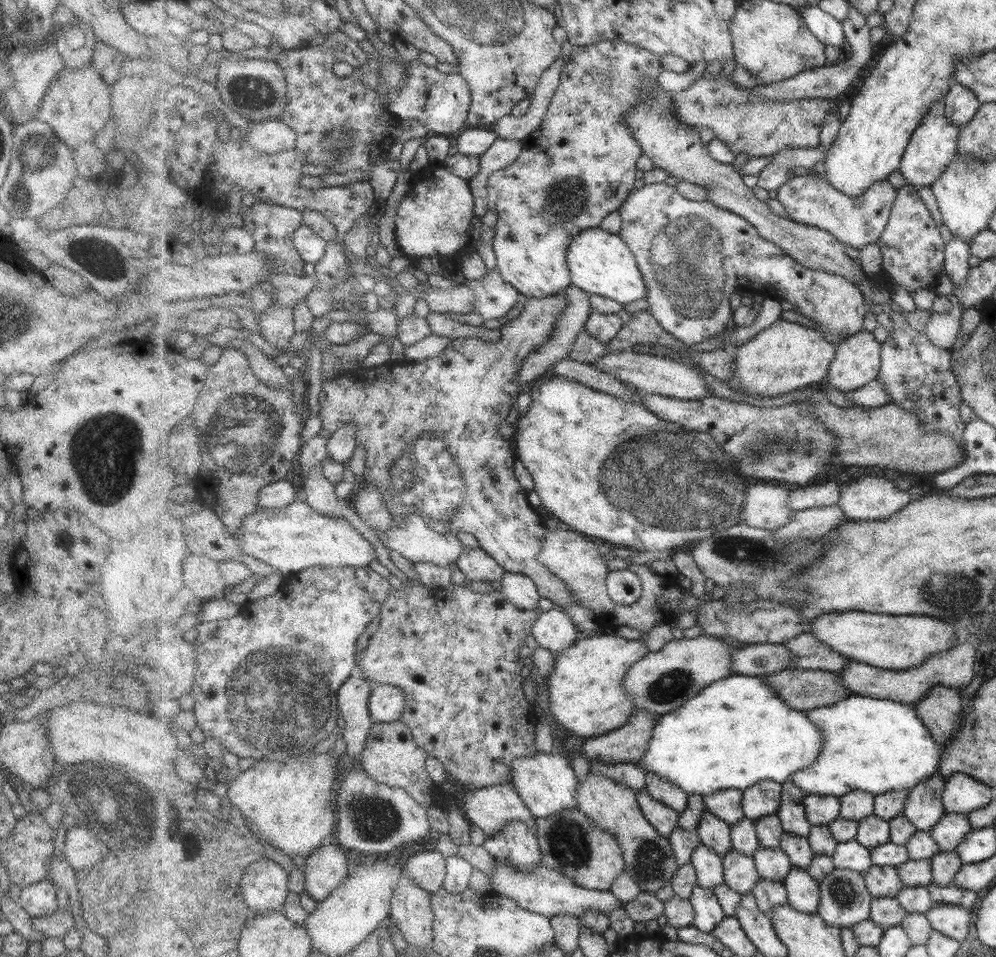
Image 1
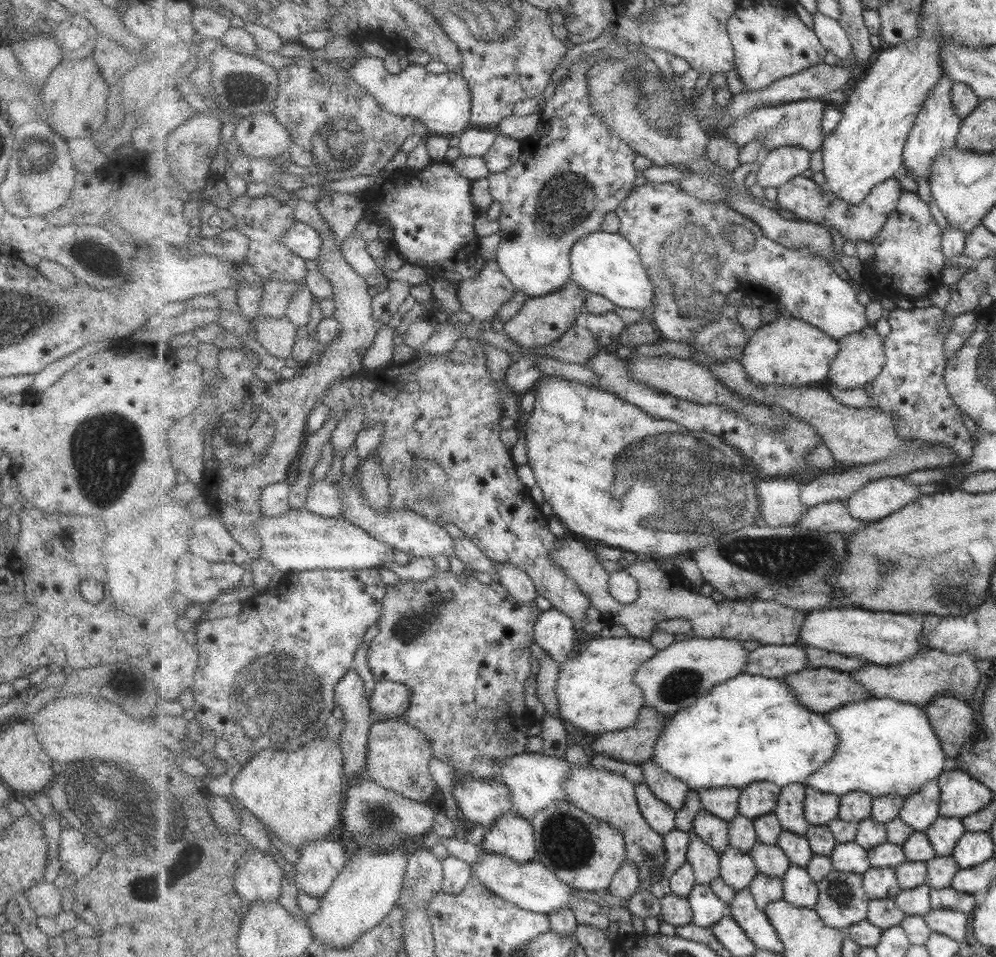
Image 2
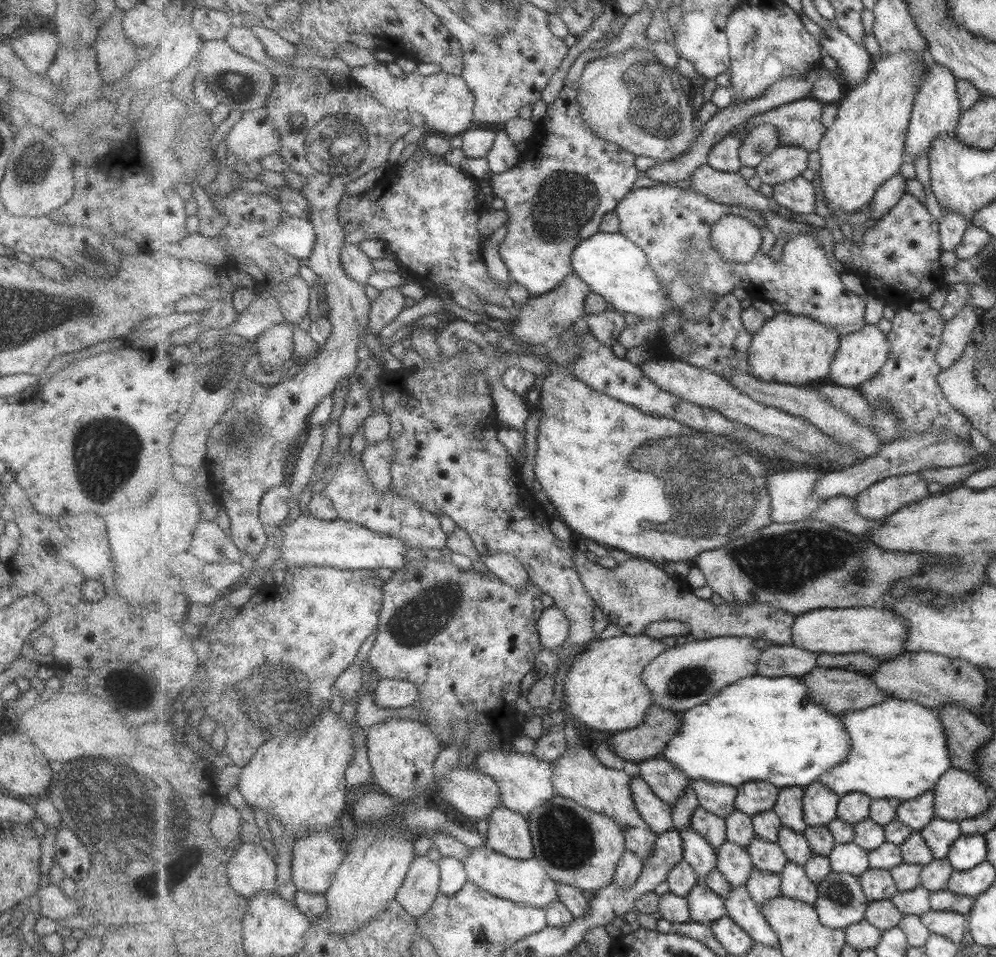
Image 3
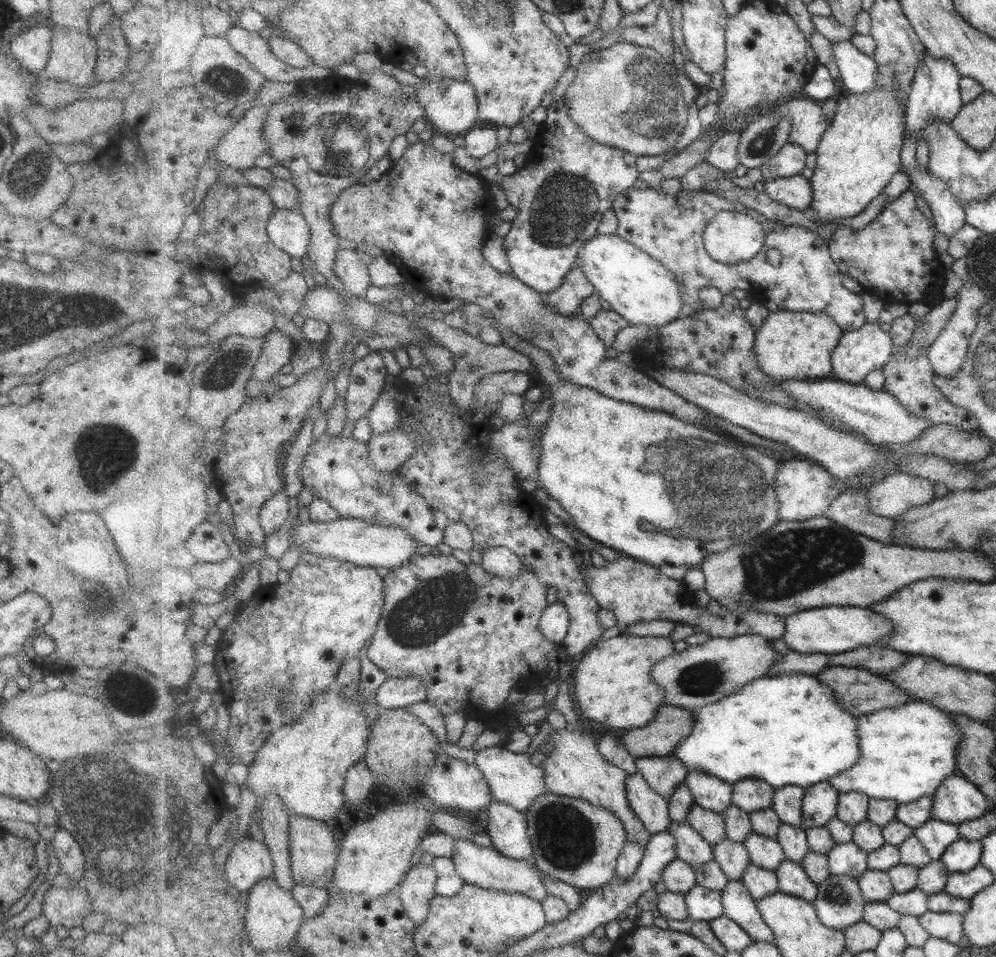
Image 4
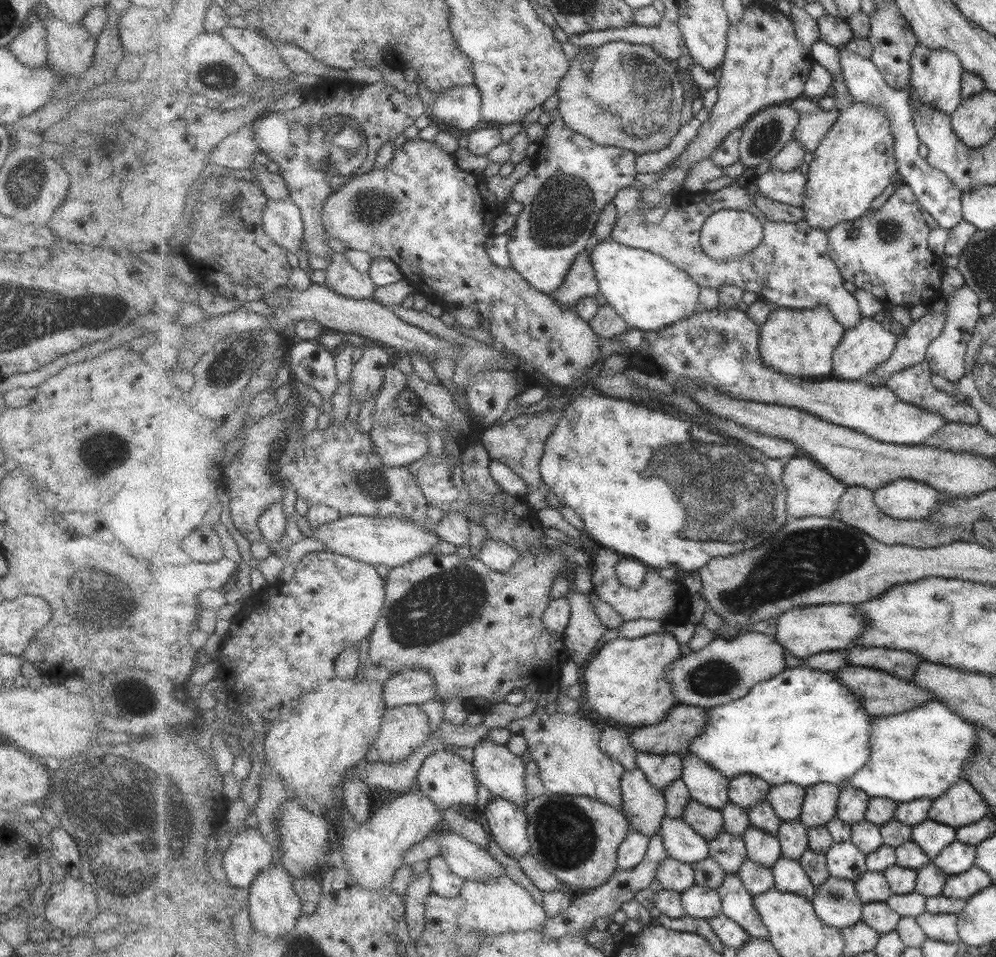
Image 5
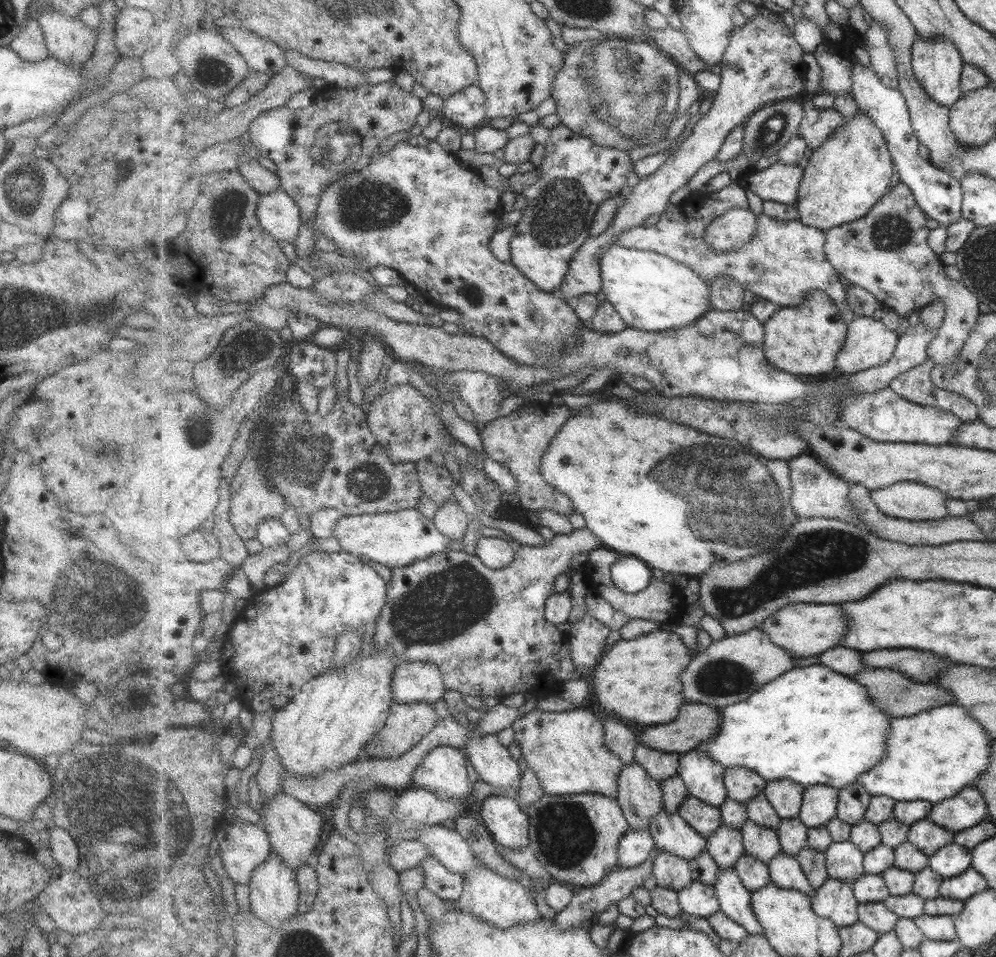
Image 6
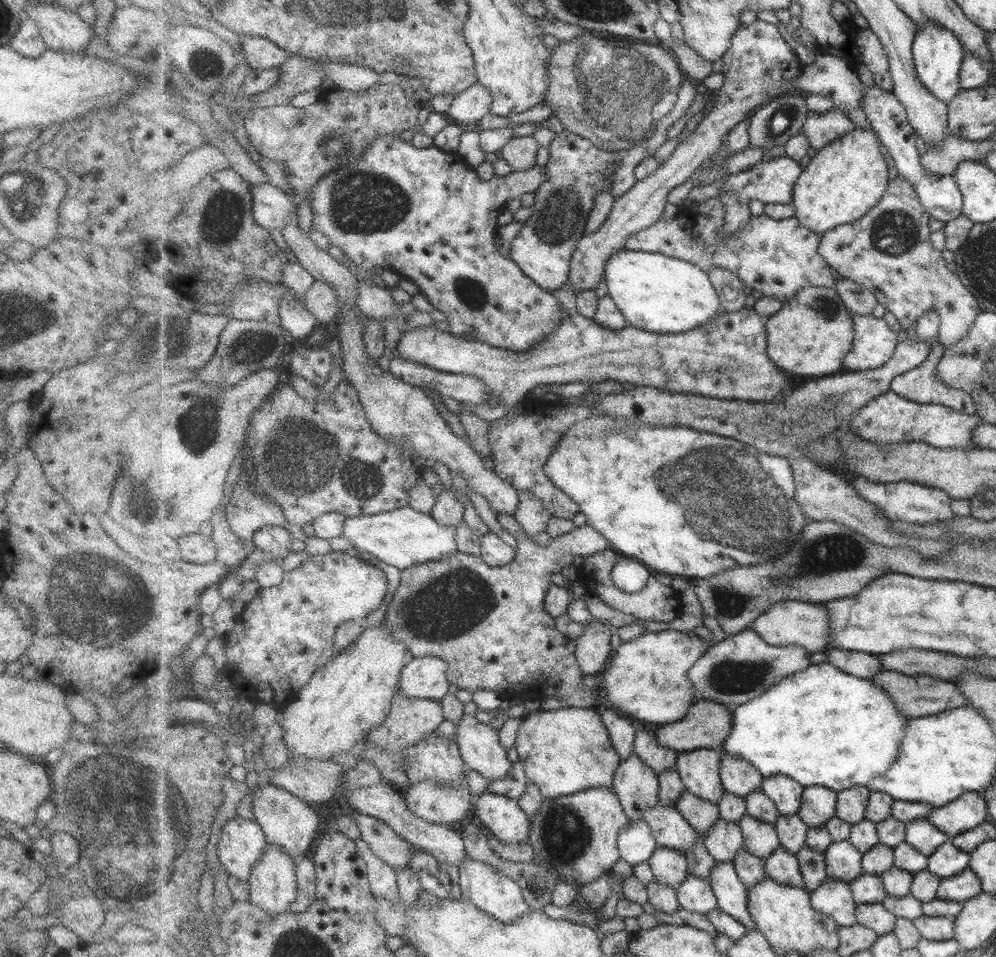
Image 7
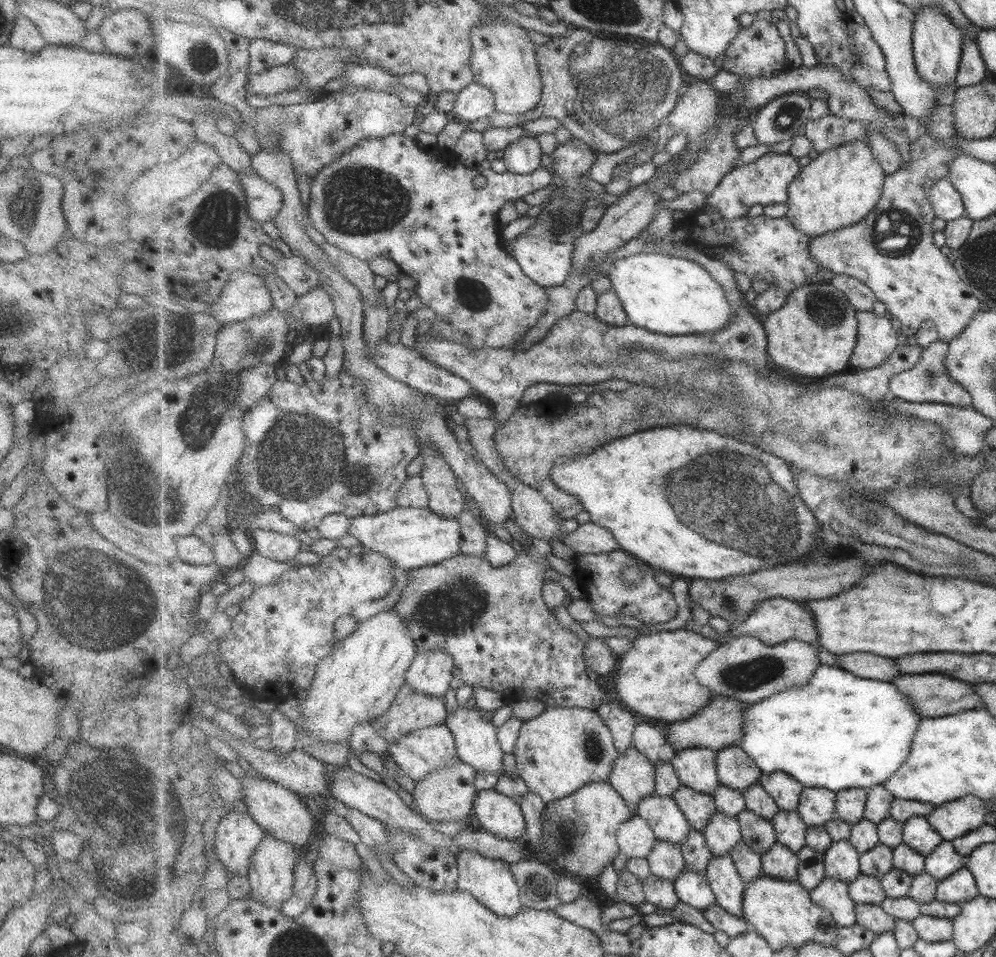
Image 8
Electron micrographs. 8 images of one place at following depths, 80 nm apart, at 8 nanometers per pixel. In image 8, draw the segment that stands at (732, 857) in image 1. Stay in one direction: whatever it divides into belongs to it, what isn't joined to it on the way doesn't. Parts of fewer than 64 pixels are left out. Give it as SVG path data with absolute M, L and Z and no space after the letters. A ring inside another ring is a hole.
M718 811L703 833L714 856L725 856L742 839L742 826L738 817L725 816Z

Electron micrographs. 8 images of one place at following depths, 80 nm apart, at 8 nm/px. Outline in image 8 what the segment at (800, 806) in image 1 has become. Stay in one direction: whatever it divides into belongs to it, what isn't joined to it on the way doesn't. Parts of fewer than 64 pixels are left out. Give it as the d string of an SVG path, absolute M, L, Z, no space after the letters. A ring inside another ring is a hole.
M762 771L760 782L785 812L797 812L806 786L783 771L766 773Z

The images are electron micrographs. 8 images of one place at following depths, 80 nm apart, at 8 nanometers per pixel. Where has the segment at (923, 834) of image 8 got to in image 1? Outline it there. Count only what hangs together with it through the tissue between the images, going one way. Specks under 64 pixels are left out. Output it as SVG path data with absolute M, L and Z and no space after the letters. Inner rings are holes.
M949 813L933 827L930 835L940 846L940 852L951 852L960 846L964 836L972 829L967 816Z

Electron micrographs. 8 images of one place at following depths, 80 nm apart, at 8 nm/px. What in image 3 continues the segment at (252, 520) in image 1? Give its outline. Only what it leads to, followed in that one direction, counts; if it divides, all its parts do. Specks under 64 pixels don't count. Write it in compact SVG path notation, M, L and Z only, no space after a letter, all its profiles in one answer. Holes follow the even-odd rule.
M310 513L298 515L291 521L287 526L281 525L282 534L276 536L282 537L279 559L287 561L289 566L329 565L353 570L390 568L394 572L407 563L405 552L409 552L409 548L399 537L378 533L350 520L323 520Z

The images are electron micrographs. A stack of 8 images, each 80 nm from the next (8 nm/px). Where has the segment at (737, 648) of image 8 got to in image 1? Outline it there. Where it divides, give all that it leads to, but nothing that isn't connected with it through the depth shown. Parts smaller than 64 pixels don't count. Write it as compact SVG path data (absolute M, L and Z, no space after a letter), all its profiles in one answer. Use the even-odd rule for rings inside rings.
M701 635L692 639L673 639L665 644L659 651L649 653L643 660L637 662L625 677L623 687L625 692L633 698L635 708L638 712L649 712L654 716L667 715L685 706L693 698L701 695L705 688L711 684L724 679L729 679L733 675L734 648L725 644L723 640L714 635Z

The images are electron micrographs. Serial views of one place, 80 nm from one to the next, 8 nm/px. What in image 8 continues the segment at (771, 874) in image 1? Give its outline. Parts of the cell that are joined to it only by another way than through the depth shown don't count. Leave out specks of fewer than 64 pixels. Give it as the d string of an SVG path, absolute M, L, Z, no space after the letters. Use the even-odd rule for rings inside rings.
M751 810L739 814L738 819L742 826L743 840L756 852L763 856L778 842L776 830L772 821L767 820Z

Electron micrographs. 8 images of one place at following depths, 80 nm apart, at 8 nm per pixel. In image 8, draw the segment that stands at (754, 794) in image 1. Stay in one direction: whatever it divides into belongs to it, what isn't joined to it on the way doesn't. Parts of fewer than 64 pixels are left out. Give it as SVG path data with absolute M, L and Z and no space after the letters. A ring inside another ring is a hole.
M738 746L718 751L716 761L721 784L740 791L759 784L761 768L747 751Z

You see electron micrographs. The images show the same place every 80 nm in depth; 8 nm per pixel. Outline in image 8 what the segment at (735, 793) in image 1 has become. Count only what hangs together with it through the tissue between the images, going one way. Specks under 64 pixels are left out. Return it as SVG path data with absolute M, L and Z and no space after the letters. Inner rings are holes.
M685 748L676 751L670 763L683 785L714 796L721 786L717 770L718 751L709 748Z

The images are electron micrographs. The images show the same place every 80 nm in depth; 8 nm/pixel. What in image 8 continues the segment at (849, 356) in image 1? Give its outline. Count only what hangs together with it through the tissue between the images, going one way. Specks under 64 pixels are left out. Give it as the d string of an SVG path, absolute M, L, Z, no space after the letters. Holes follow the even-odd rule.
M861 311L856 318L859 341L850 364L857 370L869 370L883 364L899 347L898 323L894 319Z

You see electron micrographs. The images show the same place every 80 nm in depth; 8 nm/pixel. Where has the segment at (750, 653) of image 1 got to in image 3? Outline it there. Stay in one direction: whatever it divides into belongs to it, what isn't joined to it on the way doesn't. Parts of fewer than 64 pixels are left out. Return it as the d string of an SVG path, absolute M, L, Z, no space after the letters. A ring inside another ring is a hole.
M775 645L762 649L760 662L757 663L757 675L768 678L783 678L783 676L805 677L815 670L818 653L803 650L791 645Z

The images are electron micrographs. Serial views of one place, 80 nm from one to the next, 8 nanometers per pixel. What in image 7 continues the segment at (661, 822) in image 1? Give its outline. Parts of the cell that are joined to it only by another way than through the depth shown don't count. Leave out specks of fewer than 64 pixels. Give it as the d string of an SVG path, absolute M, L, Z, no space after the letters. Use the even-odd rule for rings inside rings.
M635 752L627 760L622 759L620 766L617 767L613 789L631 822L643 819L645 812L660 802L659 775Z

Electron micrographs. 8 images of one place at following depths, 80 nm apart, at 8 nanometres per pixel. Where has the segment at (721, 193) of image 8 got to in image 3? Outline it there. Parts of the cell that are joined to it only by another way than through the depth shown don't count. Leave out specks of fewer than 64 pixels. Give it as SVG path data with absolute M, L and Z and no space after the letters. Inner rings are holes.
M803 176L772 186L774 200L797 214L815 214L817 195L815 186ZM725 216L713 224L713 249L729 263L752 262L763 241L761 230L741 216Z

